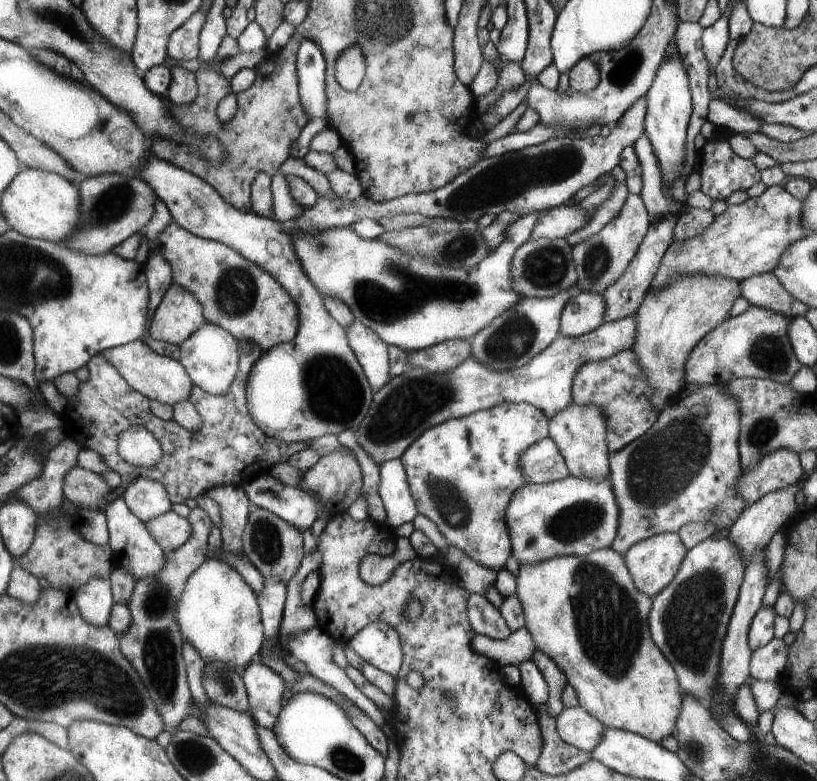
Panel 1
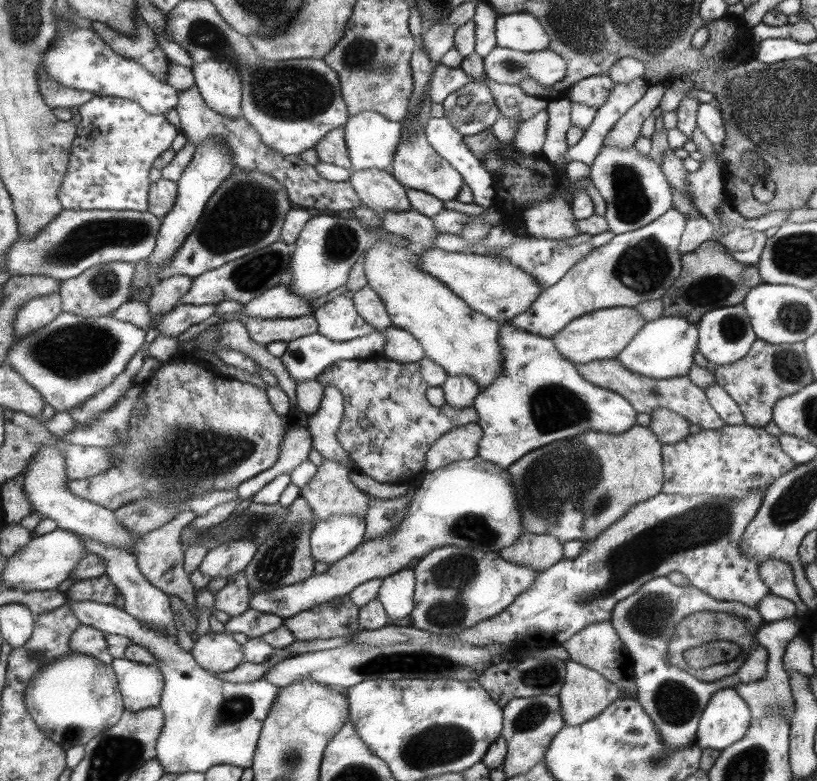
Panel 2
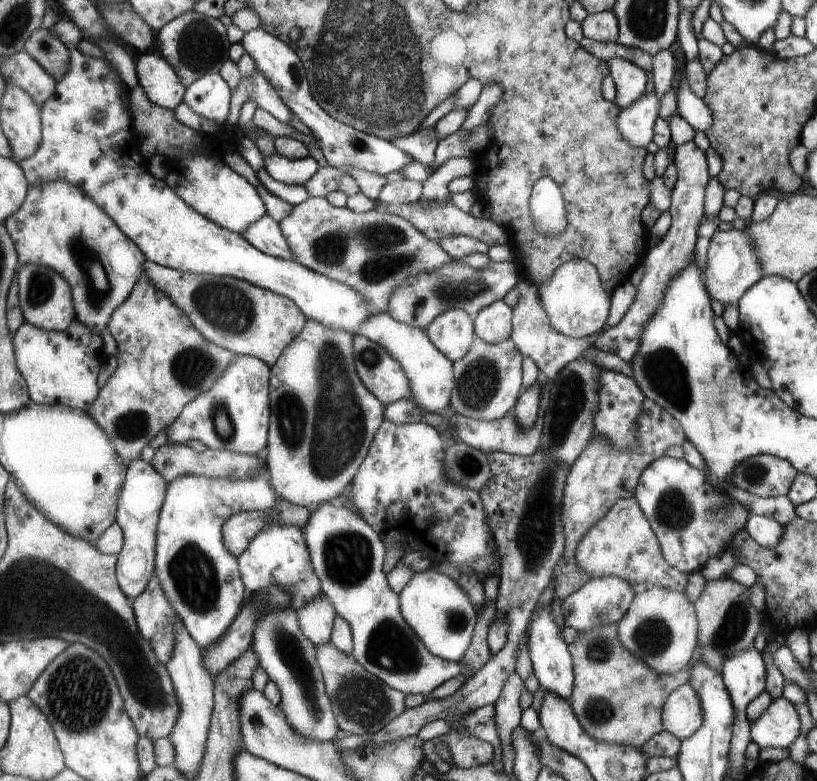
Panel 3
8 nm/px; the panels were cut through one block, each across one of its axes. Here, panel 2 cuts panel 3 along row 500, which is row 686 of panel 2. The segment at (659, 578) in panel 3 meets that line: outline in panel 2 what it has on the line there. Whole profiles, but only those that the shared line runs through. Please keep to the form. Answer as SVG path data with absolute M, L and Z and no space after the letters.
M610 621L590 624L581 631L577 631L572 638L563 642L561 646L567 651L568 660L577 664L585 665L585 668L591 668L595 672L599 672L605 680L612 681L616 687L620 689L620 698L636 698L636 684L631 671L628 671L623 658L628 657L628 649L625 644L617 636L615 629Z

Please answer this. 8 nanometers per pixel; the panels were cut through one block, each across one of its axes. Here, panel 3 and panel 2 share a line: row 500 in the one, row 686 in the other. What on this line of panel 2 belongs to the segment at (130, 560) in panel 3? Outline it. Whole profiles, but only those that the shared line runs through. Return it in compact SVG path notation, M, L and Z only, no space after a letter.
M115 658L112 665L120 681L127 711L137 712L158 706L163 679L157 666L139 664L126 658Z

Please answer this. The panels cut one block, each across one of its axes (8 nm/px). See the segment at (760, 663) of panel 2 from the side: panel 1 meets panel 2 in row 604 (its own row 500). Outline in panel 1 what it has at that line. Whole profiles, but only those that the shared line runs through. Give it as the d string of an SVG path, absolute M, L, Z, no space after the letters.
M725 383L698 385L697 390L680 401L669 402L658 413L652 427L643 435L628 442L619 451L608 455L610 474L608 481L619 506L619 522L611 547L624 554L632 544L657 533L677 533L687 522L717 522L733 507L745 508L746 504L736 491L740 470L739 434L740 412L734 397Z

